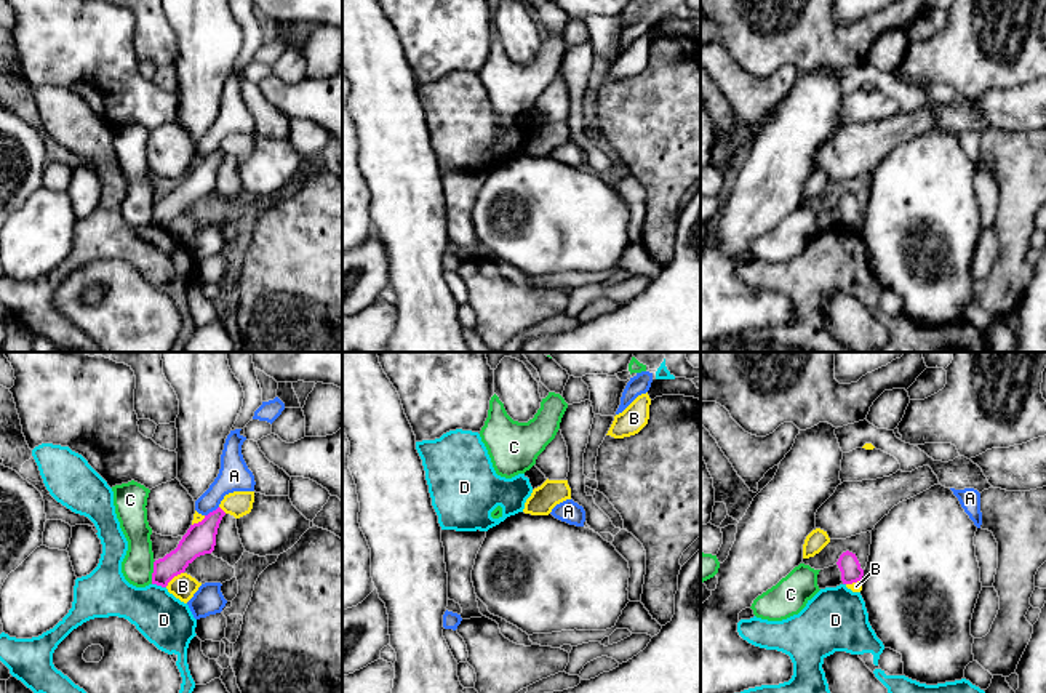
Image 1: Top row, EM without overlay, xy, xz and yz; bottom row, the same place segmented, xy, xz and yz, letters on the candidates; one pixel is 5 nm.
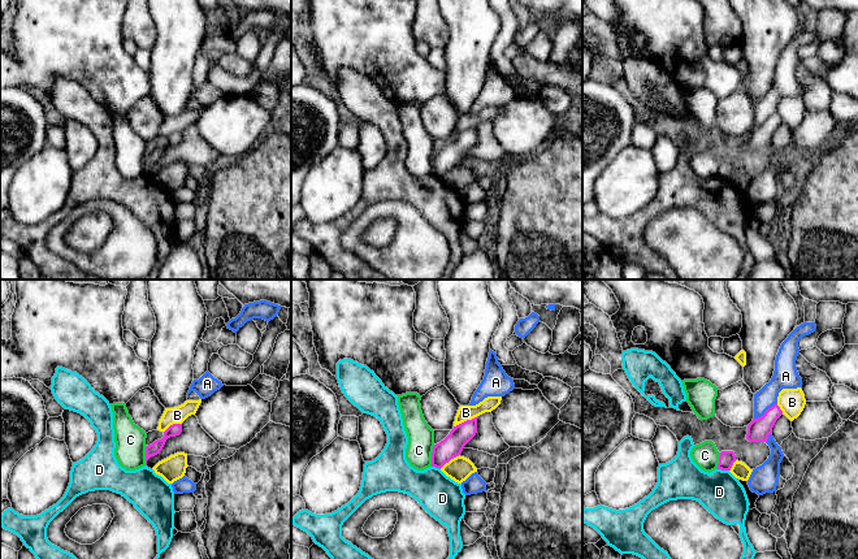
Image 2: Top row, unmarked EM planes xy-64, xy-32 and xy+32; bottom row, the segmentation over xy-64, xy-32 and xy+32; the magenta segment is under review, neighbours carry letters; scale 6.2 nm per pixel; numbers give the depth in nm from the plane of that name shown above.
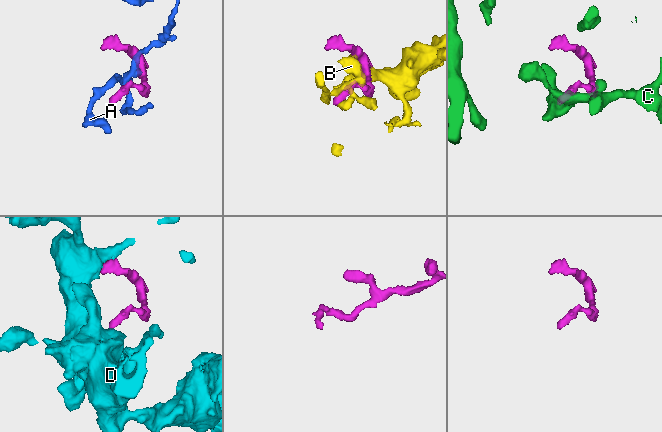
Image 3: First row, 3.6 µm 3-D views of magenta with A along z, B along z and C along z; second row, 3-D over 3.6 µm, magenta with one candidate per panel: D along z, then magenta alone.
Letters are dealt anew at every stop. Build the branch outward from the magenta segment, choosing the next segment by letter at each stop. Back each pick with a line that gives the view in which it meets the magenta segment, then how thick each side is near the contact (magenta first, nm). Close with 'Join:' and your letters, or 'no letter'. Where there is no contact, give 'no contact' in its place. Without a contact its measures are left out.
Join: no letter

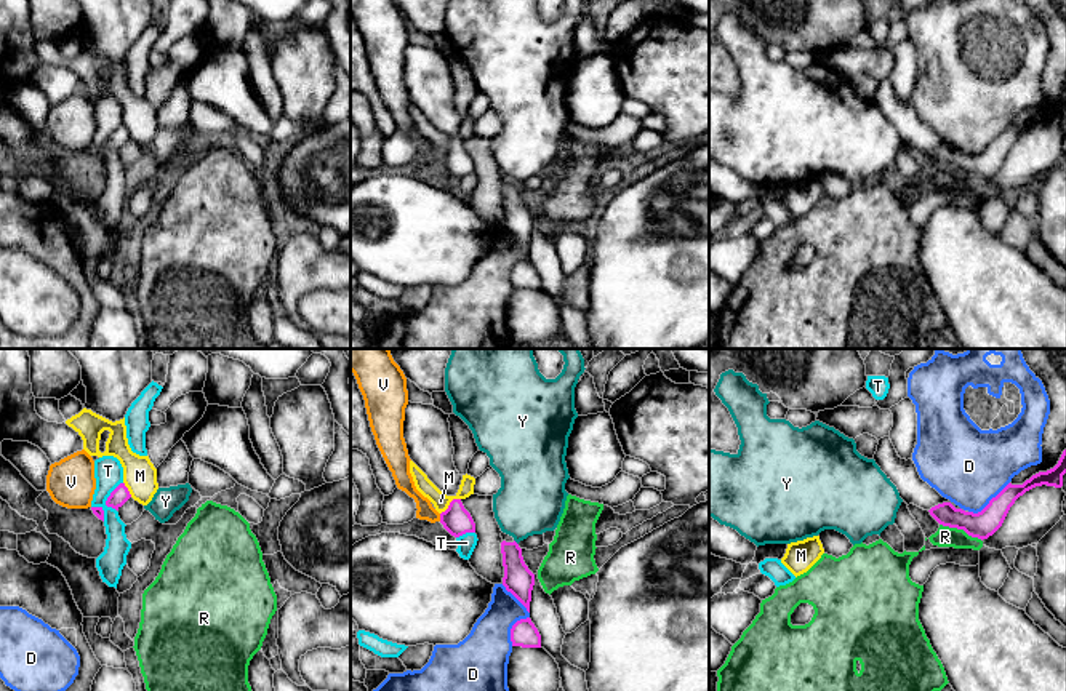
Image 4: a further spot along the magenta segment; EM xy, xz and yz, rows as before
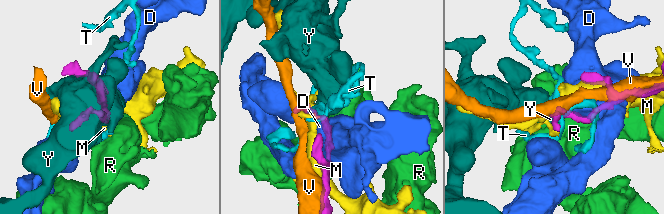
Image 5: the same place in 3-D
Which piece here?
Join: no letter

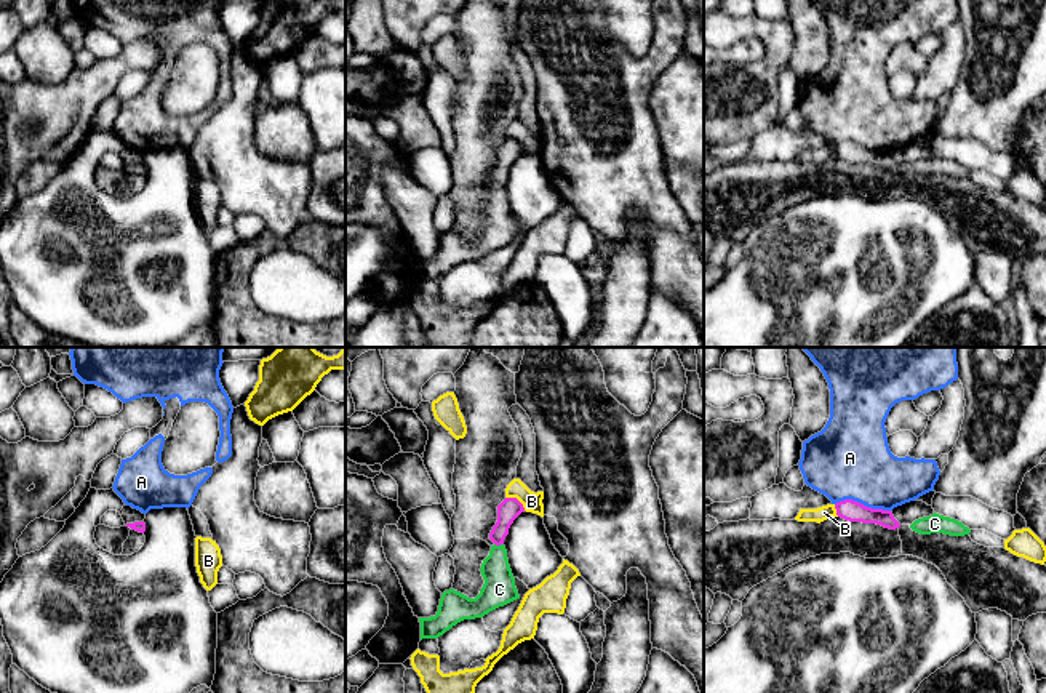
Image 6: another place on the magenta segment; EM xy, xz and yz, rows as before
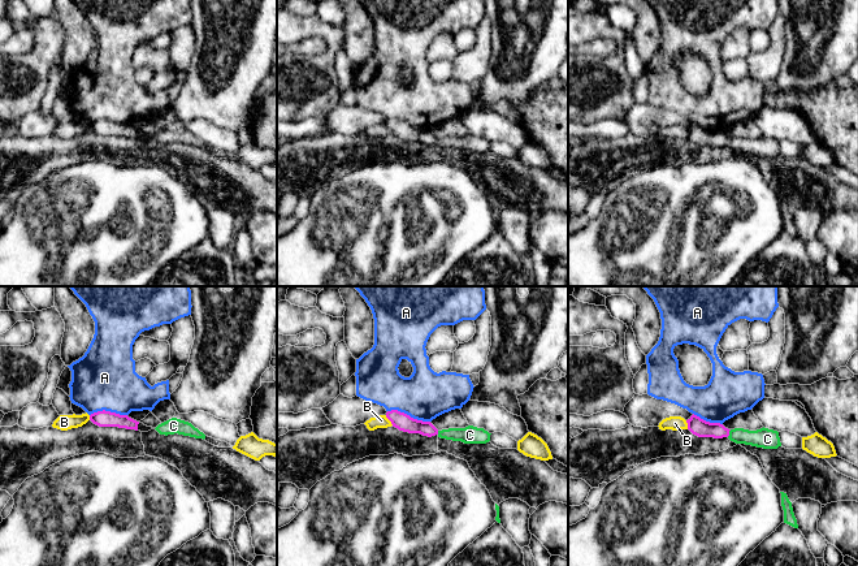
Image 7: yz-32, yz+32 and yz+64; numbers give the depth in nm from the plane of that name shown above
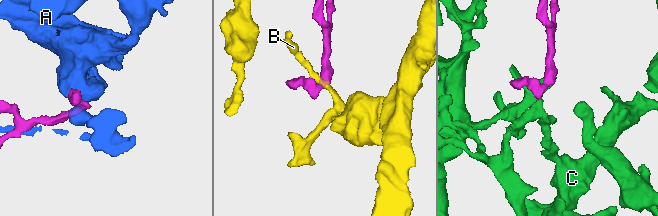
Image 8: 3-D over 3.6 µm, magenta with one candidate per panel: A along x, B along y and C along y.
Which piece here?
C: contact in xz; calibres 110 and 160 nm
Join: C

